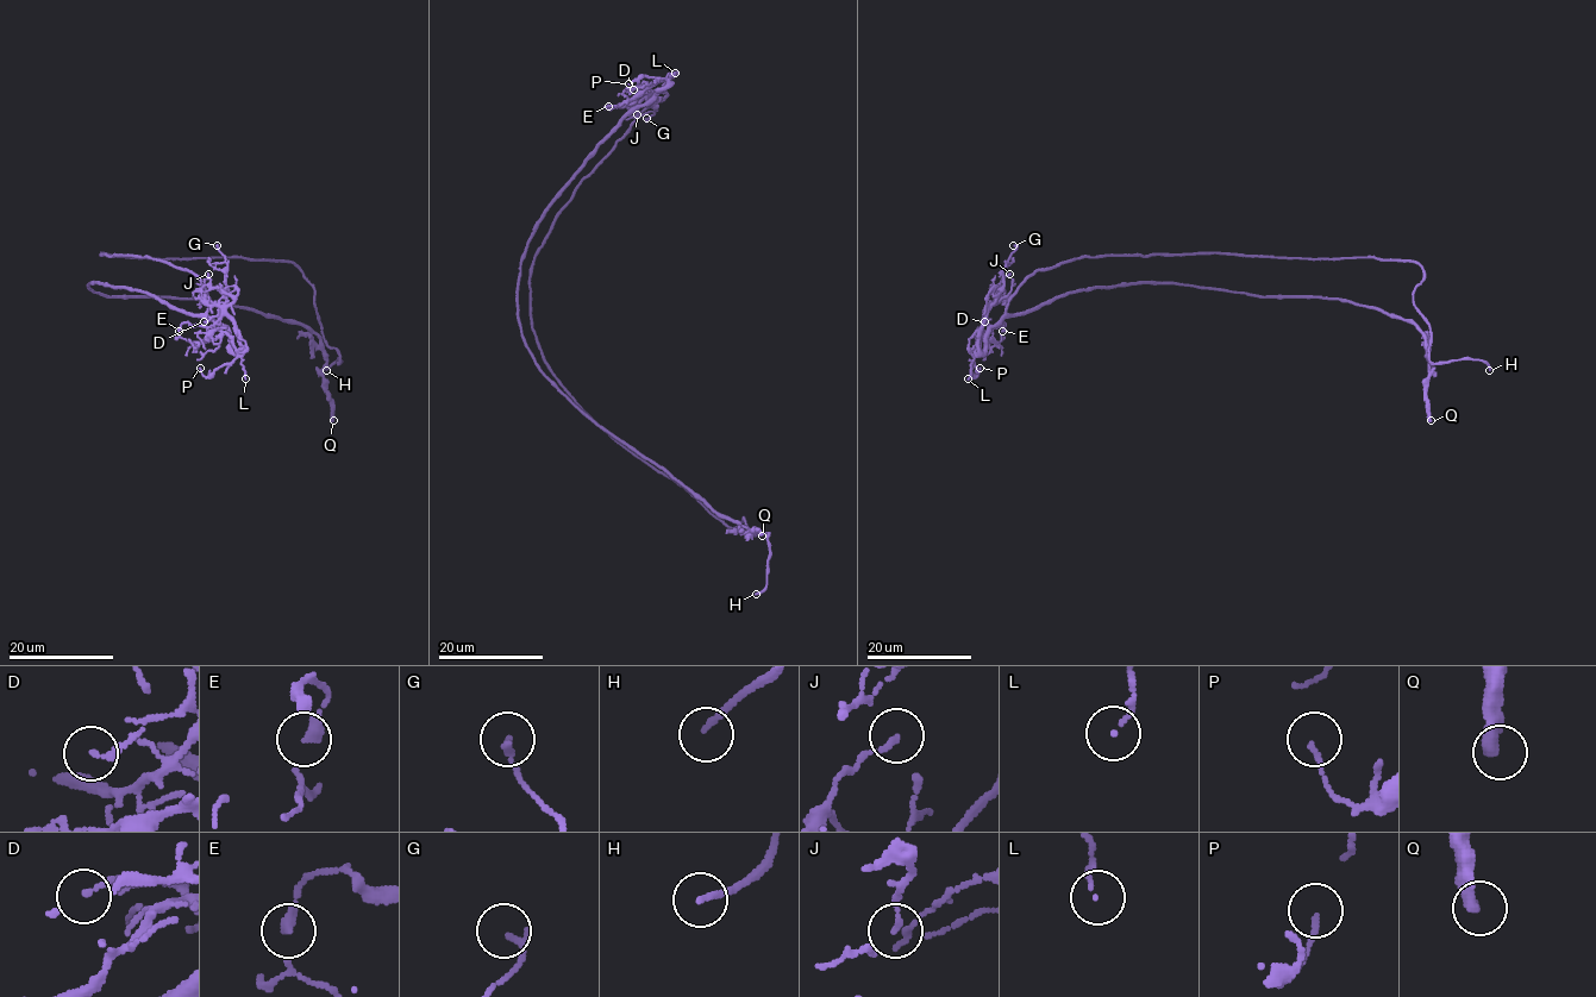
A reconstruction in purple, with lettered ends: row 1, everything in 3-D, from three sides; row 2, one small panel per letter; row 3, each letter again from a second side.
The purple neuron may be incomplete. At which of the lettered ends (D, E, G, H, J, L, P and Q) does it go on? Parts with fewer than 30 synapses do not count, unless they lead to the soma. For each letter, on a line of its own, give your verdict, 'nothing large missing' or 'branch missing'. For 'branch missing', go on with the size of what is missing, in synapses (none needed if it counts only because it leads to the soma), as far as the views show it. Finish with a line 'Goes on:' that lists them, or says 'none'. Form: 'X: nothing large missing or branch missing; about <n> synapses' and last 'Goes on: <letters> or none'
D: nothing large missing
E: nothing large missing
G: nothing large missing
H: branch missing
J: nothing large missing
L: nothing large missing
P: nothing large missing
Q: nothing large missing
Goes on: H

